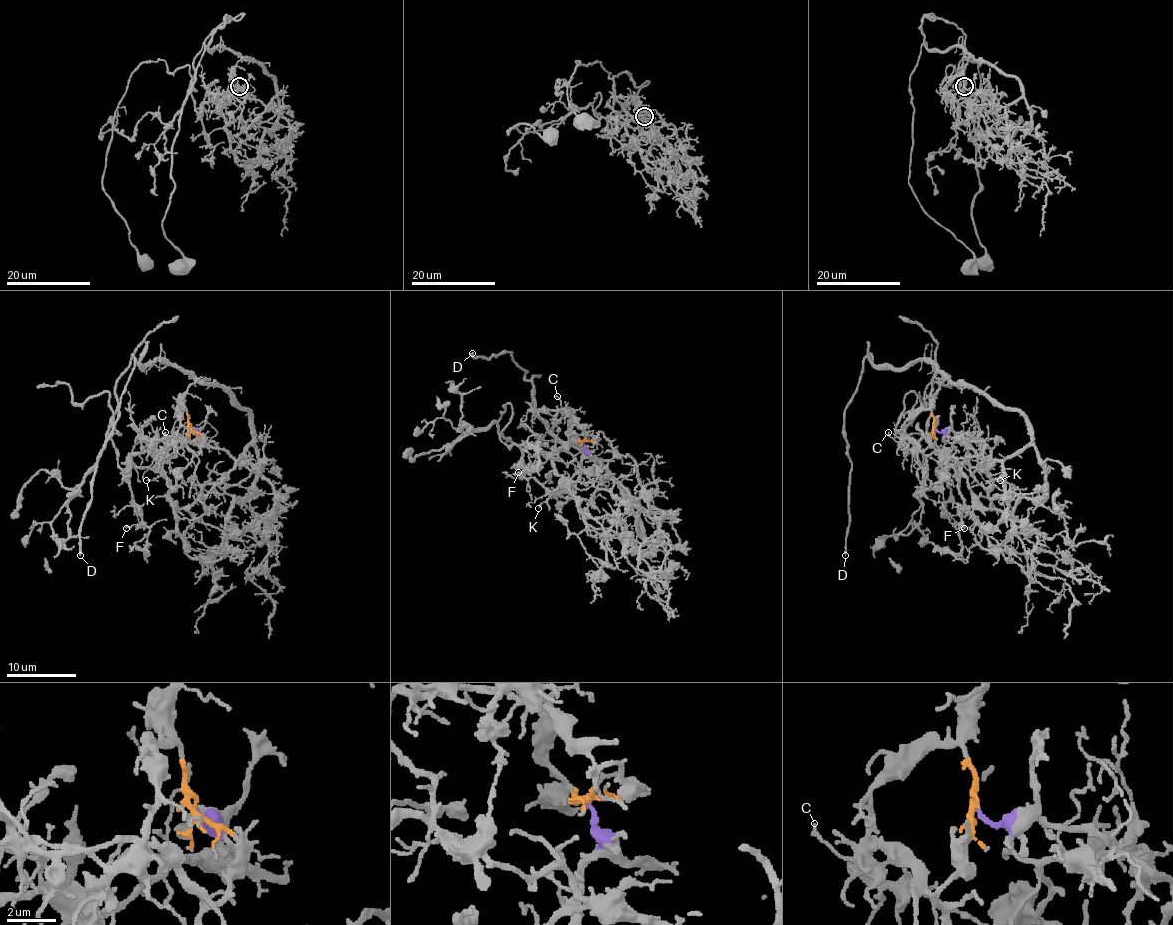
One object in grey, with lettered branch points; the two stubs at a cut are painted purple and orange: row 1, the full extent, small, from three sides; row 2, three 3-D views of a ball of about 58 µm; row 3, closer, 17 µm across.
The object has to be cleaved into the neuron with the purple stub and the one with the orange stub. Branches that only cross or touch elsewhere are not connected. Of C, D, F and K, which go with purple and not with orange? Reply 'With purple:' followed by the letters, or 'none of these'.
With purple: F, K

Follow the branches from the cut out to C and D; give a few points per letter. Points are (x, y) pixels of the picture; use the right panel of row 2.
C: (934, 426), (931, 412), (915, 411), (903, 423), (903, 435), (898, 442), (888, 431)
D: (934, 426), (933, 395), (945, 378), (933, 366), (864, 360), (845, 411), (845, 556)

